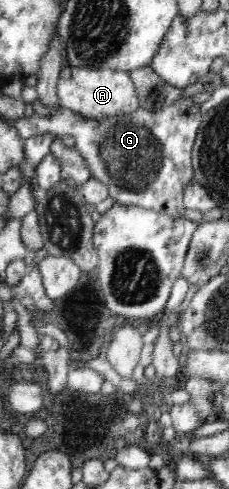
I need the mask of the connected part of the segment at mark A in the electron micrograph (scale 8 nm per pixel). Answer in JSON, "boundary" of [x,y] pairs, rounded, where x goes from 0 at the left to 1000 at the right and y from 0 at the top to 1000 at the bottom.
{"boundary":[[[284,131],[258,153],[249,190],[258,215],[397,243],[590,231],[611,219],[611,204],[563,149],[493,141],[389,141]]]}

